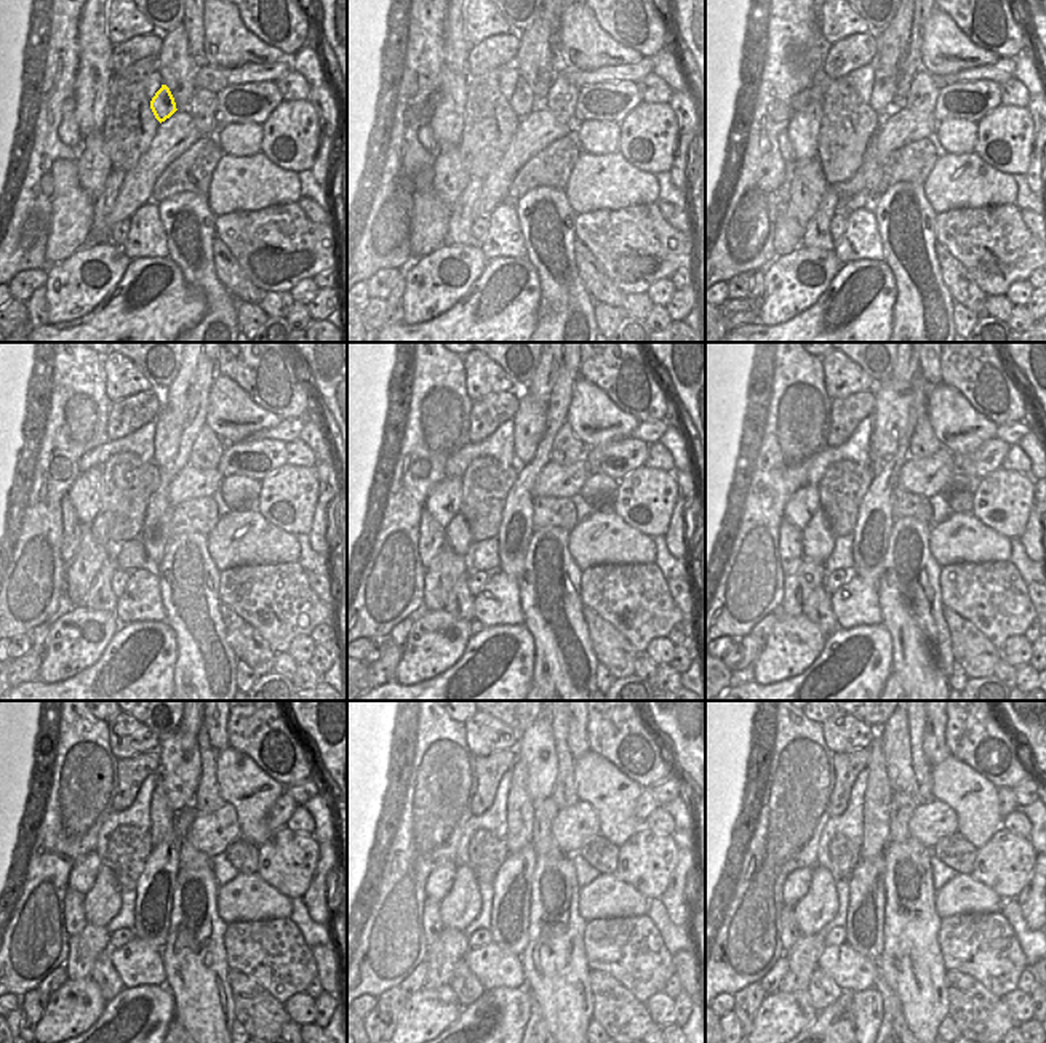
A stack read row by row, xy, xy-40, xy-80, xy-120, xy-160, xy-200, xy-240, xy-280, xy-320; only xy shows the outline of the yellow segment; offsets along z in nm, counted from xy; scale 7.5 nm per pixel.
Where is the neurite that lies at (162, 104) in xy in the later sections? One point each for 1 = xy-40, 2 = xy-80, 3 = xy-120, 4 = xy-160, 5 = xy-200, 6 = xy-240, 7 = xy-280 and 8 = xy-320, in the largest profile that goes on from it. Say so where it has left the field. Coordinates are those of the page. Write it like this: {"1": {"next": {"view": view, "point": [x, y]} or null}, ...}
{"1": {"next": {"view": "xy-40", "point": [523, 101]}}, "2": {"next": {"view": "xy-80", "point": [883, 99]}}, "3": {"next": {"view": "xy-120", "point": [168, 431]}}, "4": {"next": {"view": "xy-160", "point": [530, 421]}}, "5": {"next": {"view": "xy-200", "point": [891, 413]}}, "6": {"next": {"view": "xy-240", "point": [179, 770]}}, "7": {"next": {"view": "xy-280", "point": [536, 749]}}, "8": {"next": {"view": "xy-320", "point": [894, 735]}}}

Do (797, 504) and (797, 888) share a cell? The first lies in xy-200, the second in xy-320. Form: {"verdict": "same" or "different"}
{"verdict": "same"}

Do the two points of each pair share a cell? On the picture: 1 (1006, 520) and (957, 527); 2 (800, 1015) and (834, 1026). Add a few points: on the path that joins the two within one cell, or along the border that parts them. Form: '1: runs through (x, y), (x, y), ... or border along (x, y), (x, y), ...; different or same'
1: border along (971, 512), (1010, 539); different
2: border along (818, 1013), (808, 1026); different

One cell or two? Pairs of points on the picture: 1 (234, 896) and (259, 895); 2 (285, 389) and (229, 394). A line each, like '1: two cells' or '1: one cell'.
1: one cell
2: two cells

